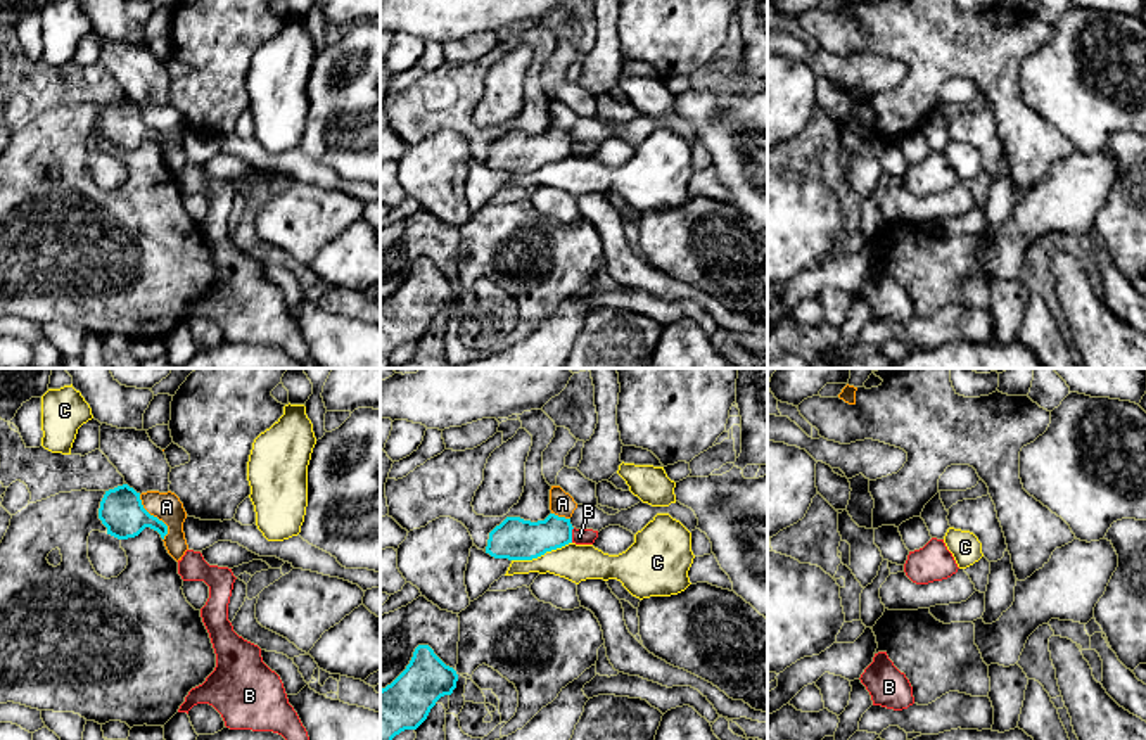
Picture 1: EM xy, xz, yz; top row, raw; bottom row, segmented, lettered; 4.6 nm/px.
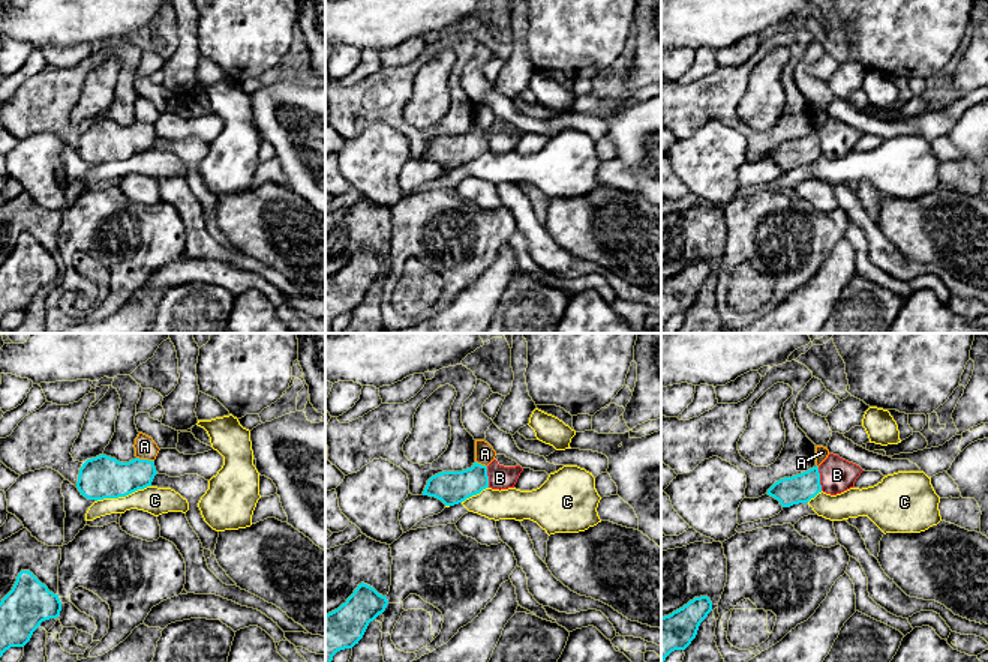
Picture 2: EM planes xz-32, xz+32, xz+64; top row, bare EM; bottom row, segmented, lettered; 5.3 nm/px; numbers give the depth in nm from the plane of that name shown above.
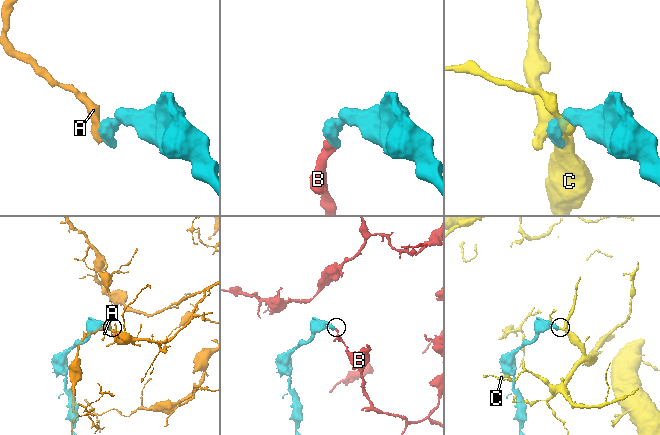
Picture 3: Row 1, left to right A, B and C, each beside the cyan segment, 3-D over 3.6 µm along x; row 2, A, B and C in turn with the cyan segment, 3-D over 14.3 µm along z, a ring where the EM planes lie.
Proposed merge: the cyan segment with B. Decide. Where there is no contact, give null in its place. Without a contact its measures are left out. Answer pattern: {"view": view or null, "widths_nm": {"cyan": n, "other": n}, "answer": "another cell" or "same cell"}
{"view": "xz", "widths_nm": {"cyan": 190, "other": 80}, "answer": "another cell"}

